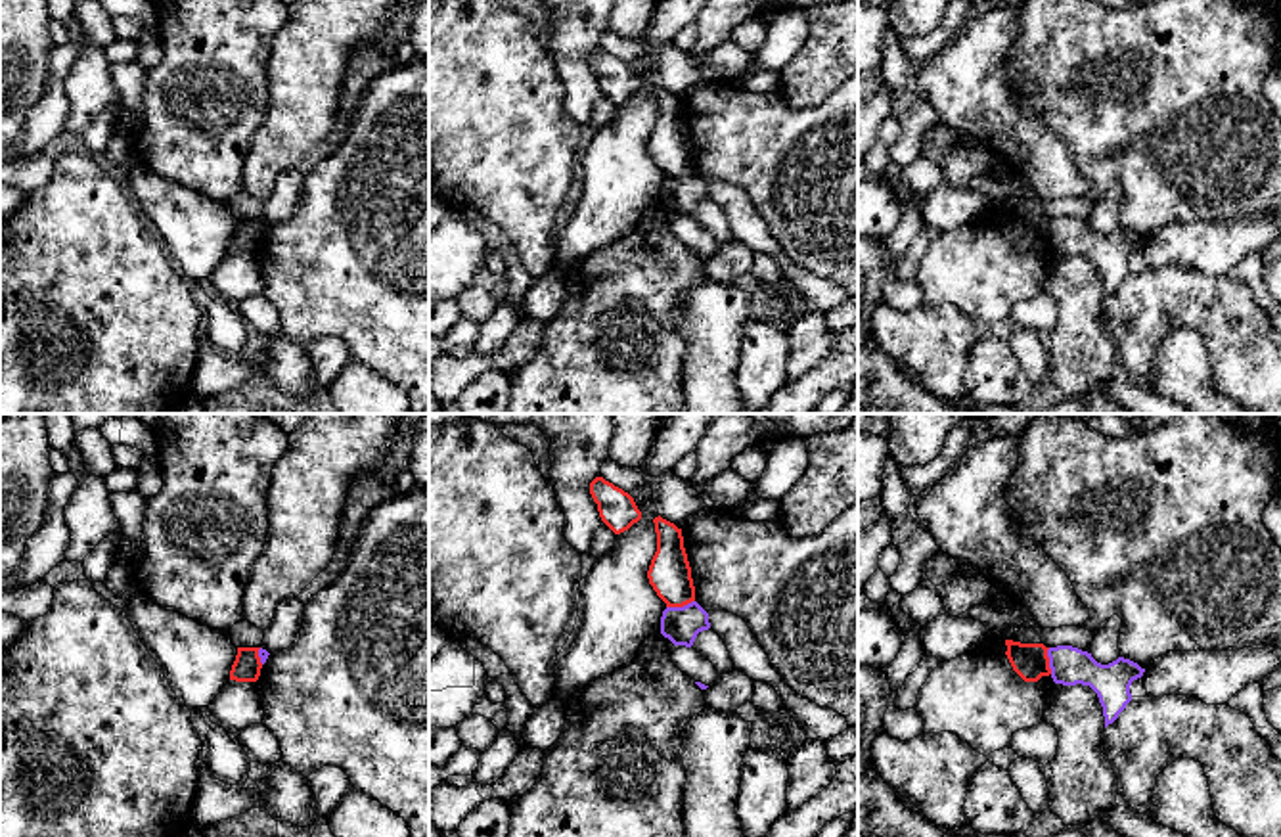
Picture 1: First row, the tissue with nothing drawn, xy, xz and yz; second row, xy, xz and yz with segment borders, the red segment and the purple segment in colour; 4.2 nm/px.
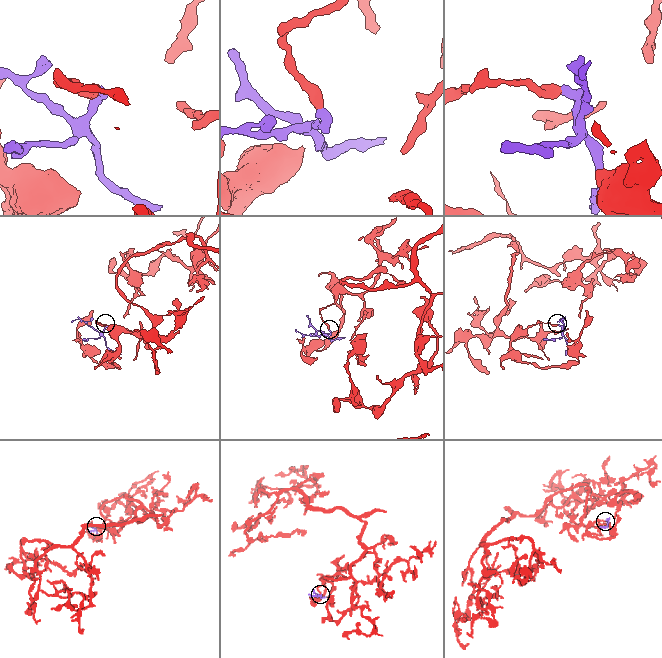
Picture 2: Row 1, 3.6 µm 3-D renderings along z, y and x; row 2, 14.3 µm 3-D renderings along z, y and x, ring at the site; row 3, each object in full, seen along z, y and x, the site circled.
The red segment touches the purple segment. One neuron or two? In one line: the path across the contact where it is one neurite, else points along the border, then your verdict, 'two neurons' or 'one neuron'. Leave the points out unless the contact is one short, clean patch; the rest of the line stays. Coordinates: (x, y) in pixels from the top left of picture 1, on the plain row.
along xz (694, 171), (667, 179) | two neurons

